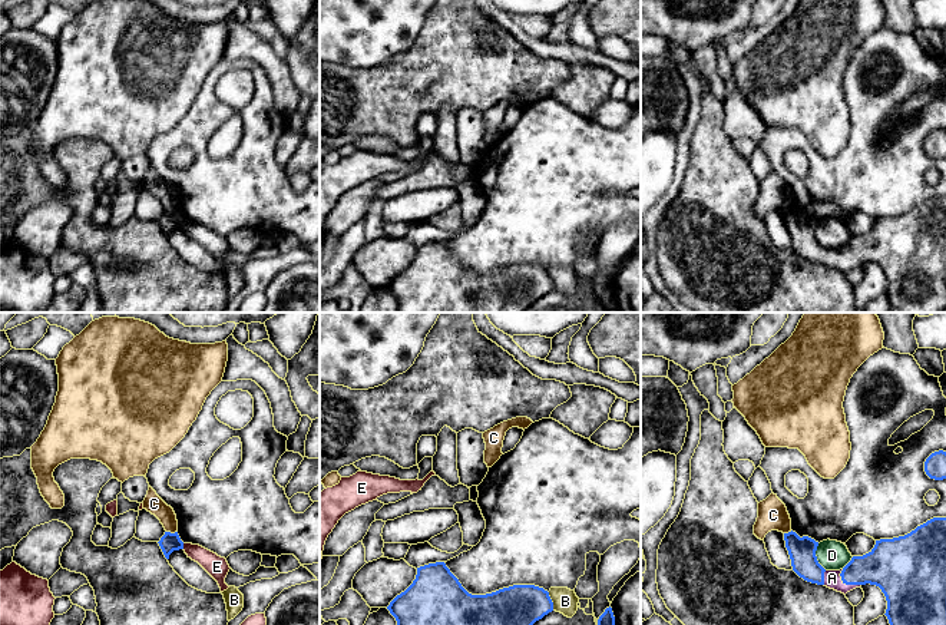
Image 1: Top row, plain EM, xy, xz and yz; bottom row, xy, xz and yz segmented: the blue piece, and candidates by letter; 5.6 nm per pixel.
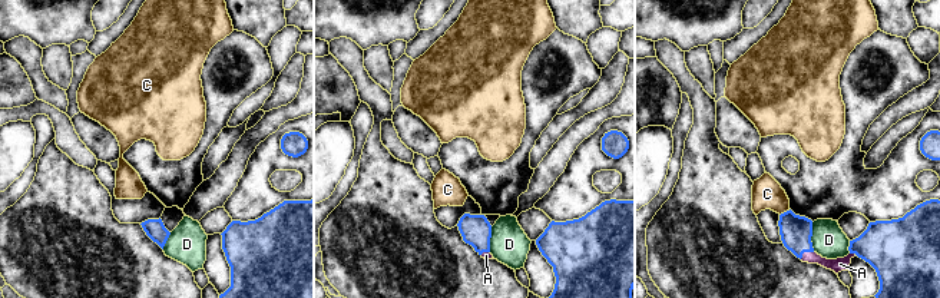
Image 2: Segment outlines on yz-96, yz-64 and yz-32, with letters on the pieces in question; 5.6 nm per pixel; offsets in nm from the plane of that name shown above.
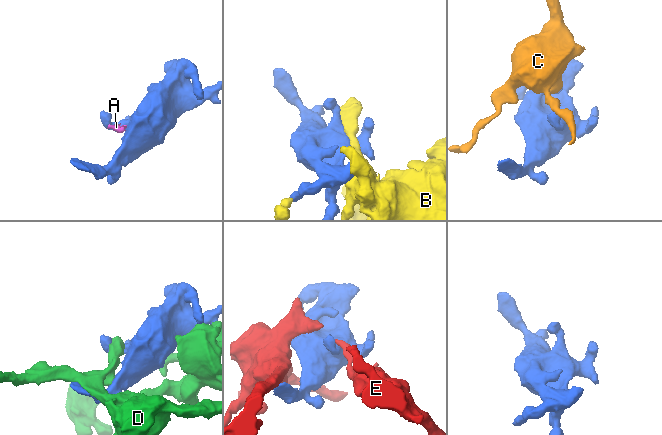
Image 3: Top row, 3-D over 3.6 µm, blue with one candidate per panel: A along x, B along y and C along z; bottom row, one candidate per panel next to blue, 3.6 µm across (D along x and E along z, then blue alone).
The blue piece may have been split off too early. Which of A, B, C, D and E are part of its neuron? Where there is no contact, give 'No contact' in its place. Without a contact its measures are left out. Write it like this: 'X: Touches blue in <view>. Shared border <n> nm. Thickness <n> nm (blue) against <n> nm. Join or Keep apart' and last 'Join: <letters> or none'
A: Touches blue in yz. Shared border 150 nm. Thickness 260 nm (blue) against 100 nm. Join
B: Touches blue in xz. Shared border 110 nm. Thickness 280 nm (blue) against 140 nm. Keep apart
C: Touches blue in xy. Shared border 60 nm. Thickness 110 nm (blue) against 100 nm. Keep apart
D: Touches blue in yz. Shared border 160 nm. Thickness 150 nm (blue) against 170 nm. Keep apart
E: Touches blue in xy. Shared border 30 nm. Thickness 110 nm (blue) against 120 nm. Keep apart
Join: A

